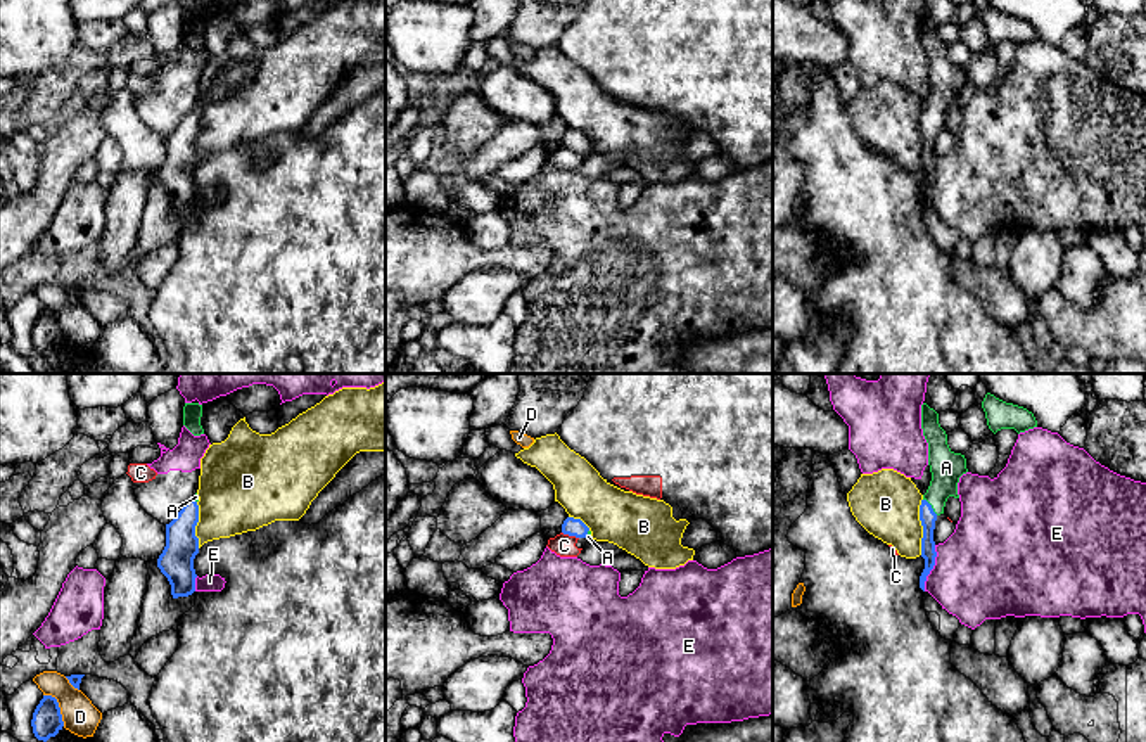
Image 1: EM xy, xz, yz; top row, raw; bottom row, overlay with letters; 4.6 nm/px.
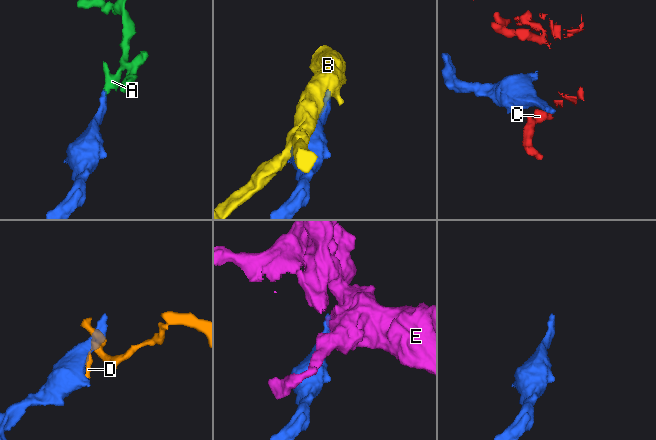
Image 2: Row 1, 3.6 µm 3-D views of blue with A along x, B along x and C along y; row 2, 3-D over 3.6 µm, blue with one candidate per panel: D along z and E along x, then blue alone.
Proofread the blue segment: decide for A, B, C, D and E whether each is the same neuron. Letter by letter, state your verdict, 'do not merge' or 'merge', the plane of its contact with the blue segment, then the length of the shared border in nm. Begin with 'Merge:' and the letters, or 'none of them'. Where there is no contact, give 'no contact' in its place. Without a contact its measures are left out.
Merge: A
A: merge; meets blue in yz; contact 100 nm long
B: do not merge; meets blue in yz; contact 260 nm long
C: do not merge; meets blue in xz; contact 90 nm long
D: do not merge; meets blue in xy; contact 180 nm long
E: do not merge; meets blue in yz; contact 220 nm long

